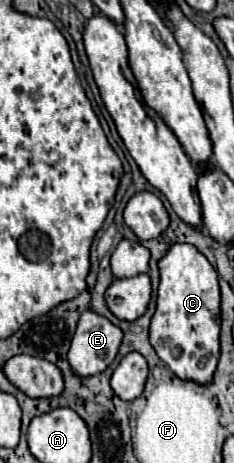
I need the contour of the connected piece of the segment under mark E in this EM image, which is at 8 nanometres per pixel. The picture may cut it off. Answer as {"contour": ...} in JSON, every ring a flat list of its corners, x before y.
{"contour":[[90,309,84,311,68,351,68,361,74,373,80,377,102,373,114,361,122,335,122,329,112,325,106,317]]}

